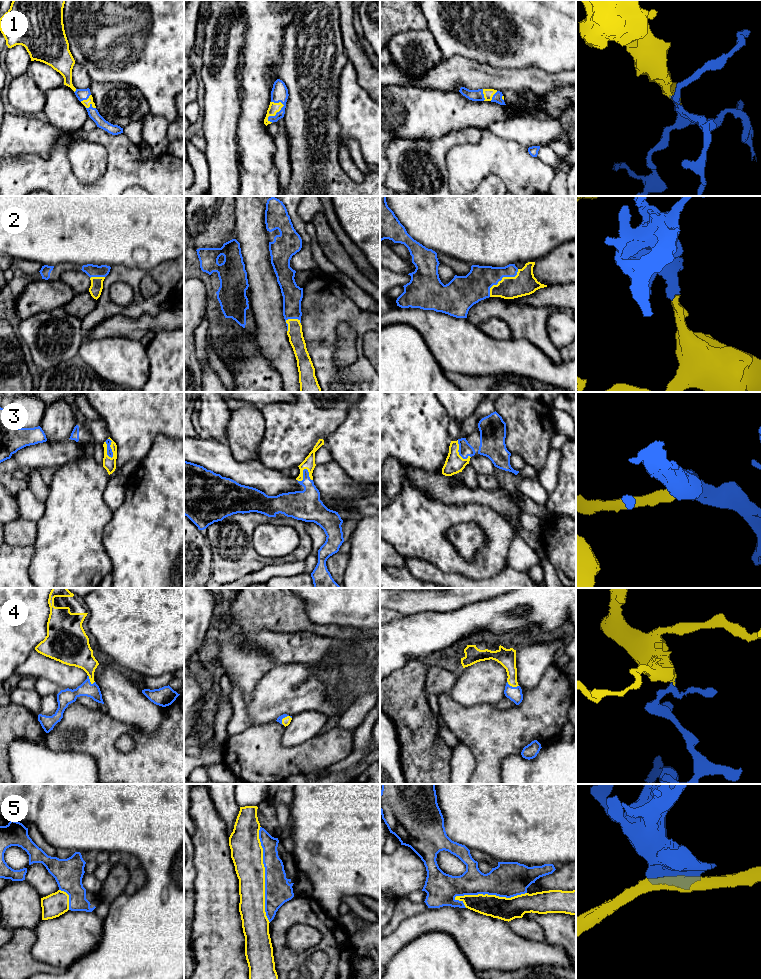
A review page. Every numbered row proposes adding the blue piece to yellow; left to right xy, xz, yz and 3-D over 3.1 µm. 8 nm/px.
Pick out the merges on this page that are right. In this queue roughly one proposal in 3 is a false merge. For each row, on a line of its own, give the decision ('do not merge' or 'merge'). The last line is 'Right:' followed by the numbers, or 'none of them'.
1: merge
2: merge
3: merge
4: merge
5: do not merge
Right: 1, 2, 3, 4

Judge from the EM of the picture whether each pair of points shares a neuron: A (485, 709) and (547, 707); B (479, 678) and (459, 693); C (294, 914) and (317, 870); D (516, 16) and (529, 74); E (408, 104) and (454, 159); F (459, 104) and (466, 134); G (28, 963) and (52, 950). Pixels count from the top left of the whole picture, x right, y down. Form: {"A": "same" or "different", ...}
{"A": "same", "B": "same", "C": "different", "D": "different", "E": "different", "F": "different", "G": "different"}

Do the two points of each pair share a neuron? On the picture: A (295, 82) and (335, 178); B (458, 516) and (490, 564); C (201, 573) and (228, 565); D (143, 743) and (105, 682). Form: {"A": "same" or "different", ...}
{"A": "same", "B": "same", "C": "different", "D": "different"}

